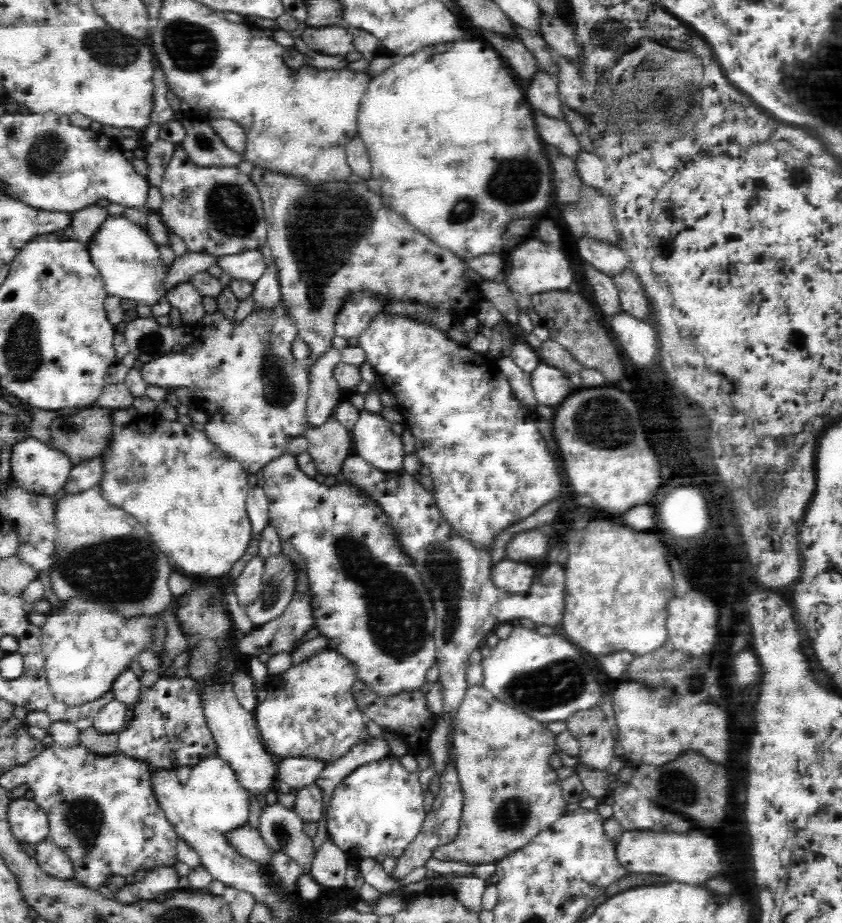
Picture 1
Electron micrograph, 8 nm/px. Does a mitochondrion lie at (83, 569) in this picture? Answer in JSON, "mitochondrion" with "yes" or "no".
{"mitochondrion":"yes"}

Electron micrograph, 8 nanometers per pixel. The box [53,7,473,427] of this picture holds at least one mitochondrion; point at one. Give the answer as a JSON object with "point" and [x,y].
{"point":[191,47]}

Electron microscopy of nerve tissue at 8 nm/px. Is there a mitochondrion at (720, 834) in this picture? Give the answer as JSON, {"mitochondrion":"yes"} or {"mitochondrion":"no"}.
{"mitochondrion":"no"}

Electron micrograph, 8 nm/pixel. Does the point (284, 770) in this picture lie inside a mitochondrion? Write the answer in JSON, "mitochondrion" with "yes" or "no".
{"mitochondrion":"no"}

